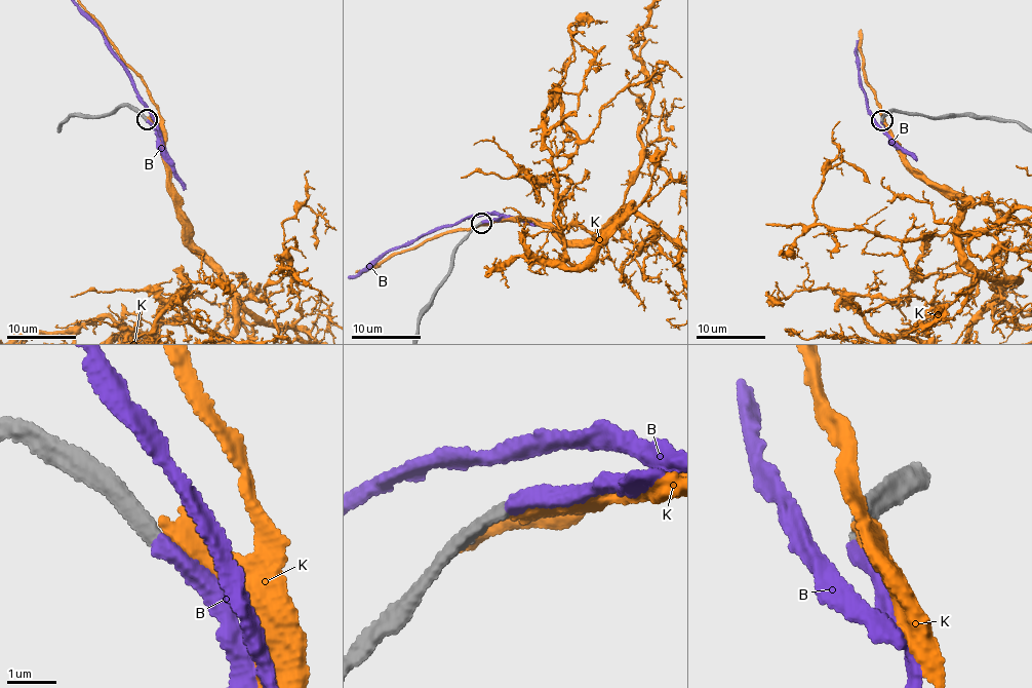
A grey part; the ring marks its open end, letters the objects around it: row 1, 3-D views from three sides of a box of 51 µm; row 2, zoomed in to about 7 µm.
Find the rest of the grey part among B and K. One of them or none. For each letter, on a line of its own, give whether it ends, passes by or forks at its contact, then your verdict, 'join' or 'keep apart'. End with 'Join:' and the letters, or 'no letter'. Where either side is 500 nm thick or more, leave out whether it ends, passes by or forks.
B: it ends there; join
K: it ends there; keep apart
Join: B

